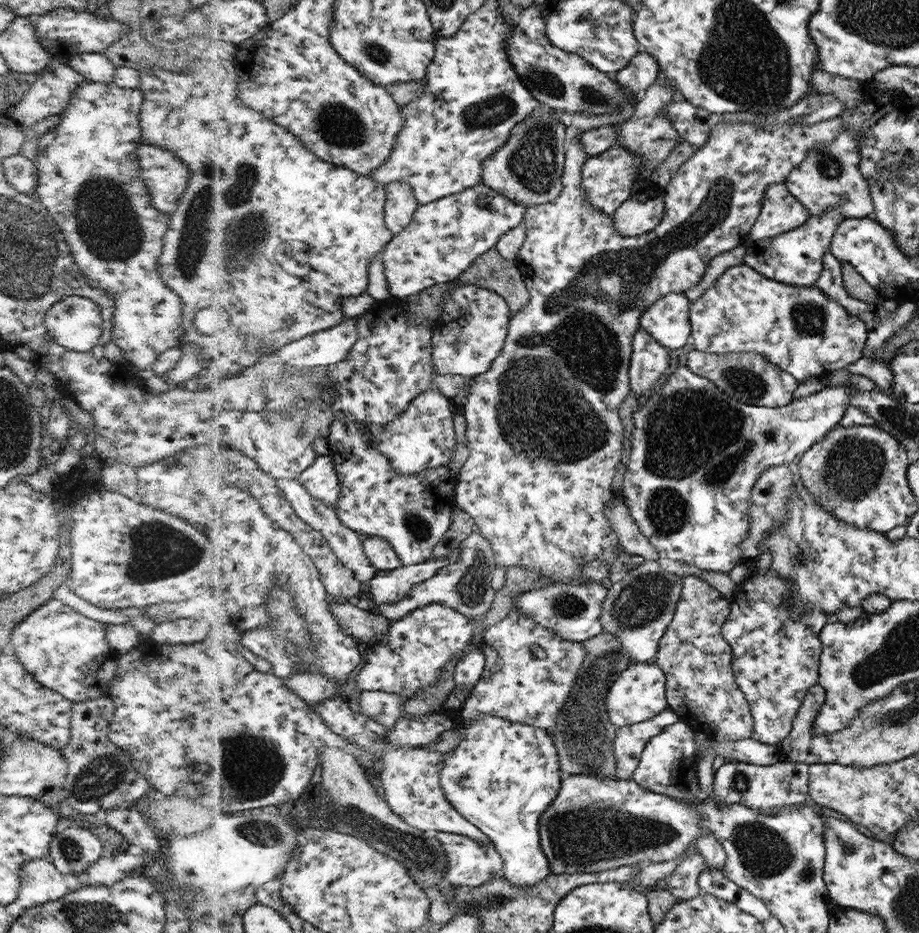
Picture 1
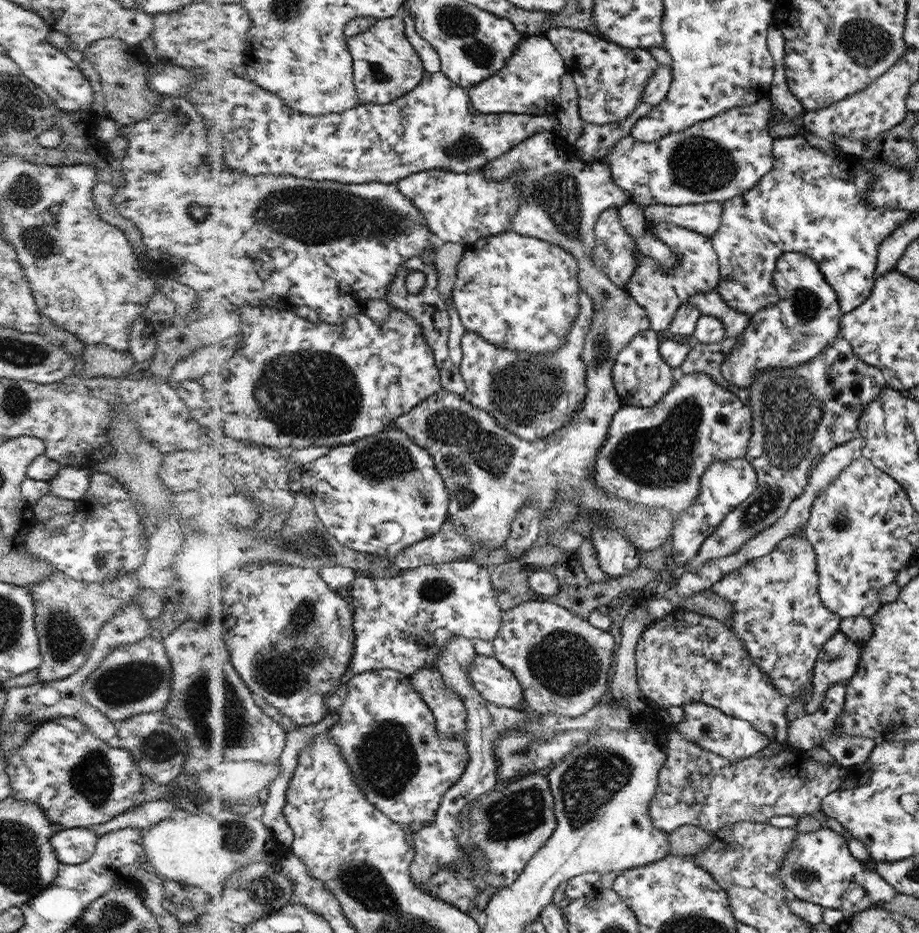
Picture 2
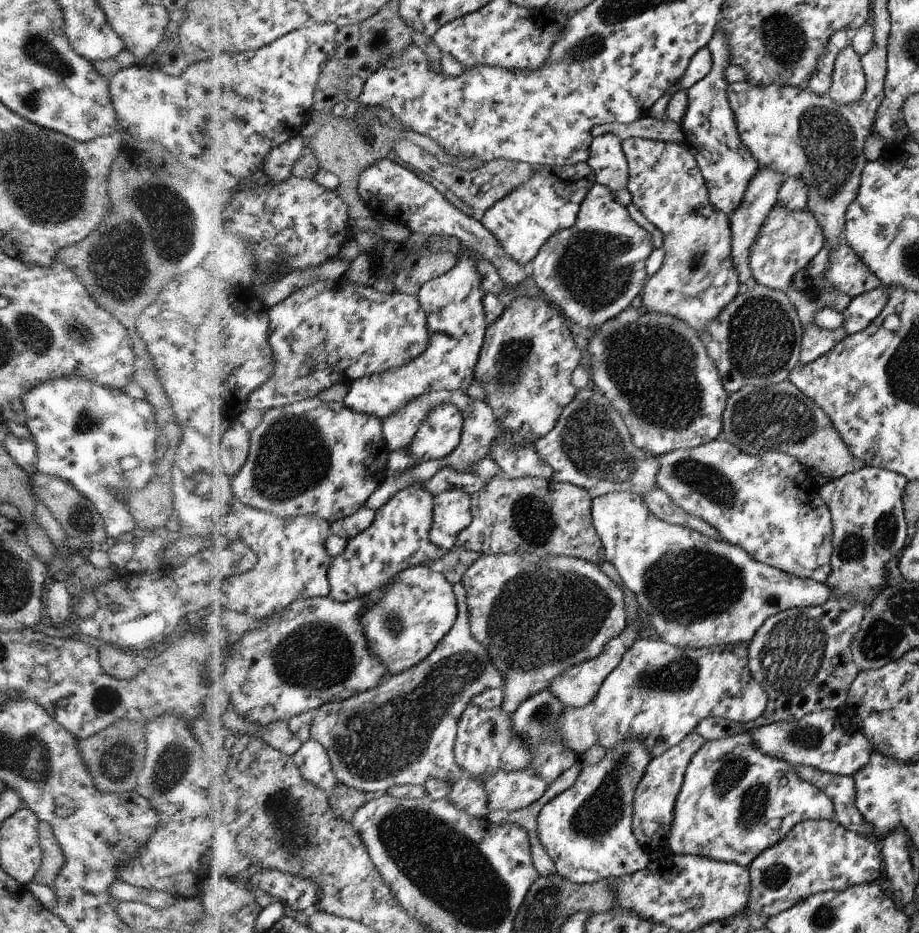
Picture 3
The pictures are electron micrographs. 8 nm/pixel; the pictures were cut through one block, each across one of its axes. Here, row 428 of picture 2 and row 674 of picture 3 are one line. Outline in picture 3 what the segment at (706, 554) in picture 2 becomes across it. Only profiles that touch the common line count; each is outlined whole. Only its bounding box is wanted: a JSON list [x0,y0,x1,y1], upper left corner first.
[747,595,866,729]

